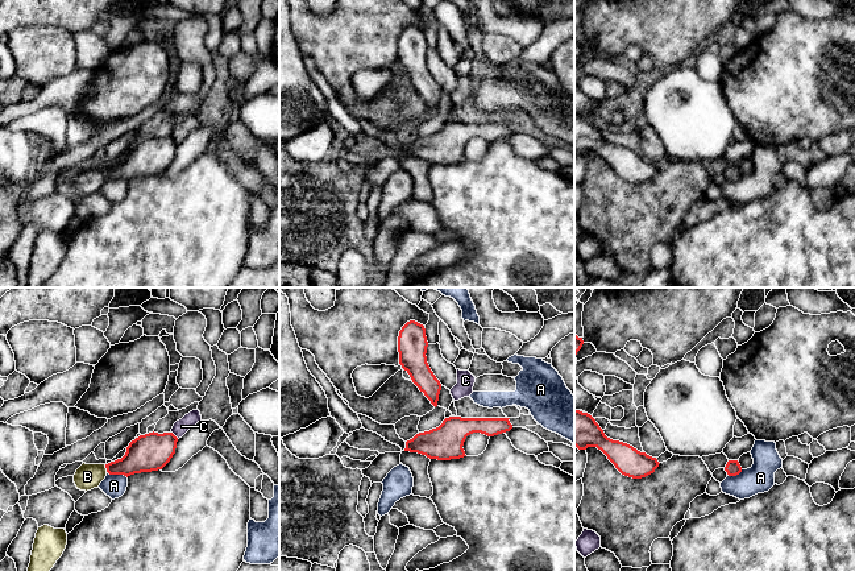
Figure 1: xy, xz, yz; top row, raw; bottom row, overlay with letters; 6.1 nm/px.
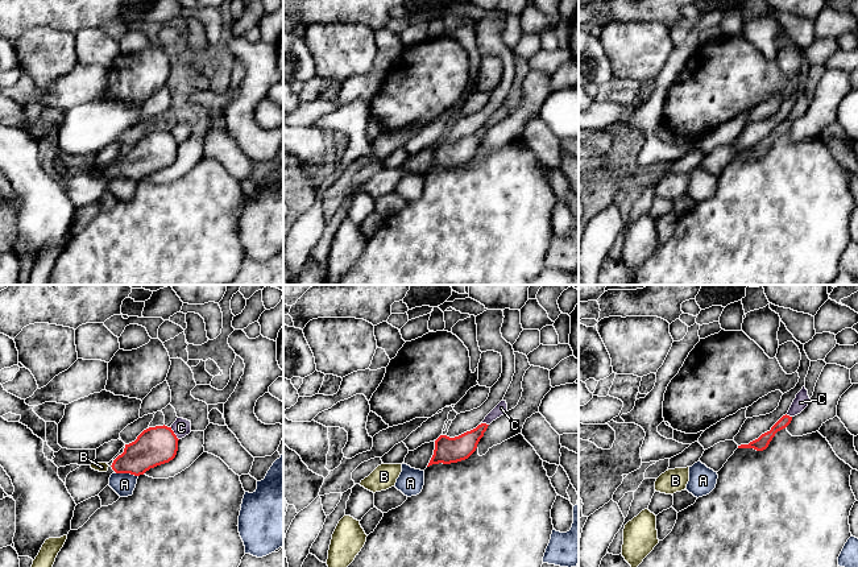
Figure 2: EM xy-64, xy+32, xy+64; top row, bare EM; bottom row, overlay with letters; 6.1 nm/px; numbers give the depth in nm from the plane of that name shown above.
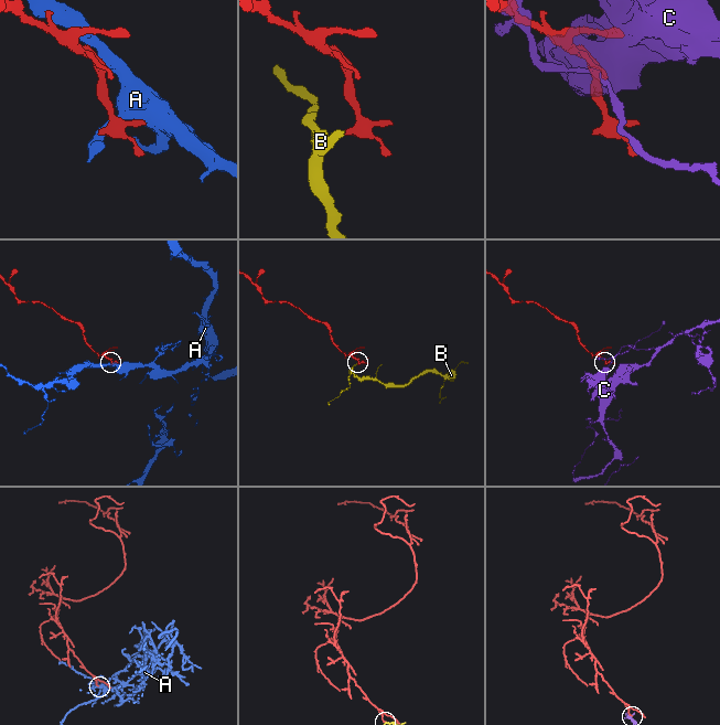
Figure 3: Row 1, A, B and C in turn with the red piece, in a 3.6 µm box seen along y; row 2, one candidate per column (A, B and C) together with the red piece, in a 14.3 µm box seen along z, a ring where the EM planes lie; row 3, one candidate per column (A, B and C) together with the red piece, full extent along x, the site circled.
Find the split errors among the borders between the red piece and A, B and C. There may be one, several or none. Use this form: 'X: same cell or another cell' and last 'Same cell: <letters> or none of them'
A: another cell
B: same cell
C: another cell
Same cell: B

